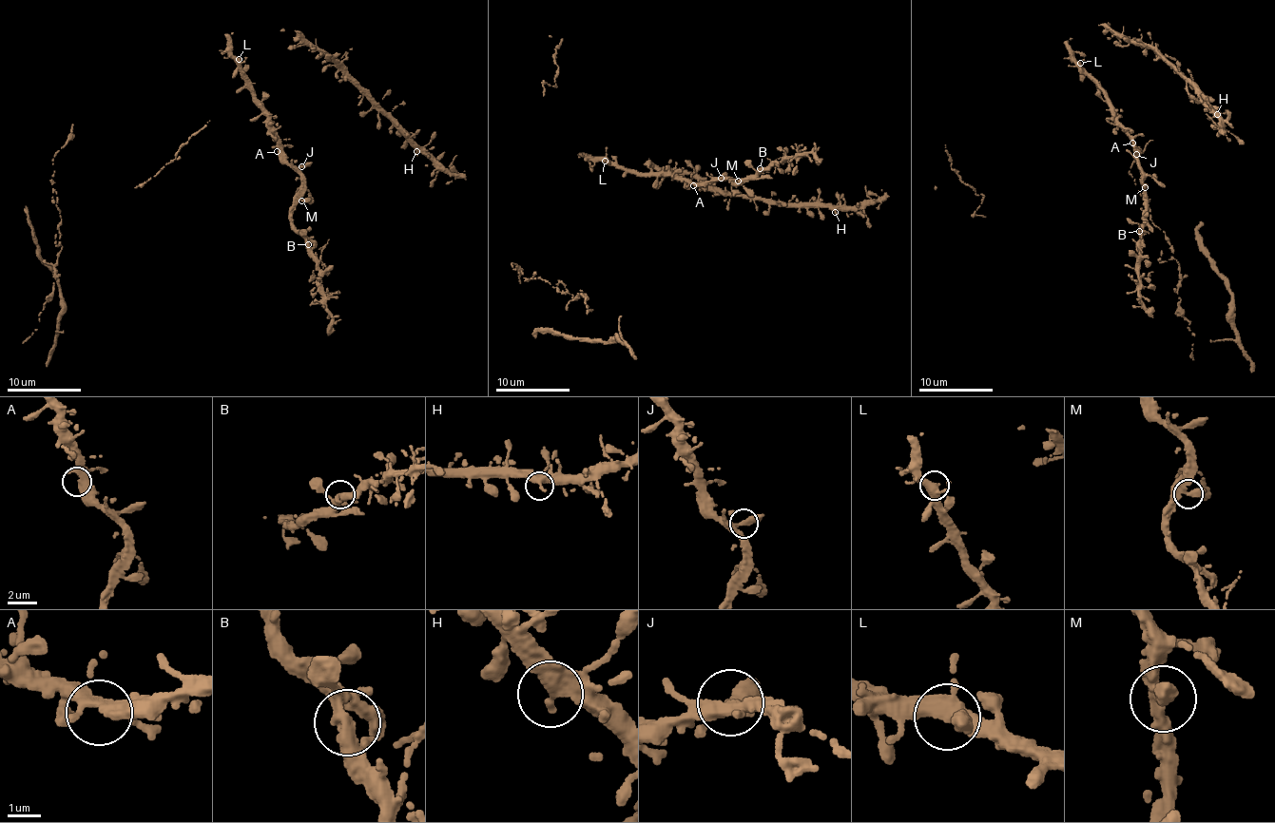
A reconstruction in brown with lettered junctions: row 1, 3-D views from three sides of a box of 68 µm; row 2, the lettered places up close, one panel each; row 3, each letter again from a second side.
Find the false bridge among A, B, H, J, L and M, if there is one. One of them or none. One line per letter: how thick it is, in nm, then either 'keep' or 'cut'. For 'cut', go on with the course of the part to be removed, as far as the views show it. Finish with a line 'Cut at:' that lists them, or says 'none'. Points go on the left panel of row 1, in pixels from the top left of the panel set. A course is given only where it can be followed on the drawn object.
A: 340 nm | keep
B: 320 nm | keep
H: 360 nm | keep
J: 300 nm | keep
L: 360 nm | keep
M: 320 nm | keep
Cut at: none

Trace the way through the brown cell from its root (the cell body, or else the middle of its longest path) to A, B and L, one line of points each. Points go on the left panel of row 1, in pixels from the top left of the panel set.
A: (236, 92), (244, 86), (251, 91), (265, 112), (277, 142), (277, 151)
B: (236, 92), (244, 86), (251, 91), (265, 112), (278, 151), (300, 176), (291, 226), (308, 243)
L: (236, 92), (245, 85), (239, 59)

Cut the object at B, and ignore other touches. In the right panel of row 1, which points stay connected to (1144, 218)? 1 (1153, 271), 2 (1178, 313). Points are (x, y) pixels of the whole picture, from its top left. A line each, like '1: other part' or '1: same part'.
1: other part
2: same part

